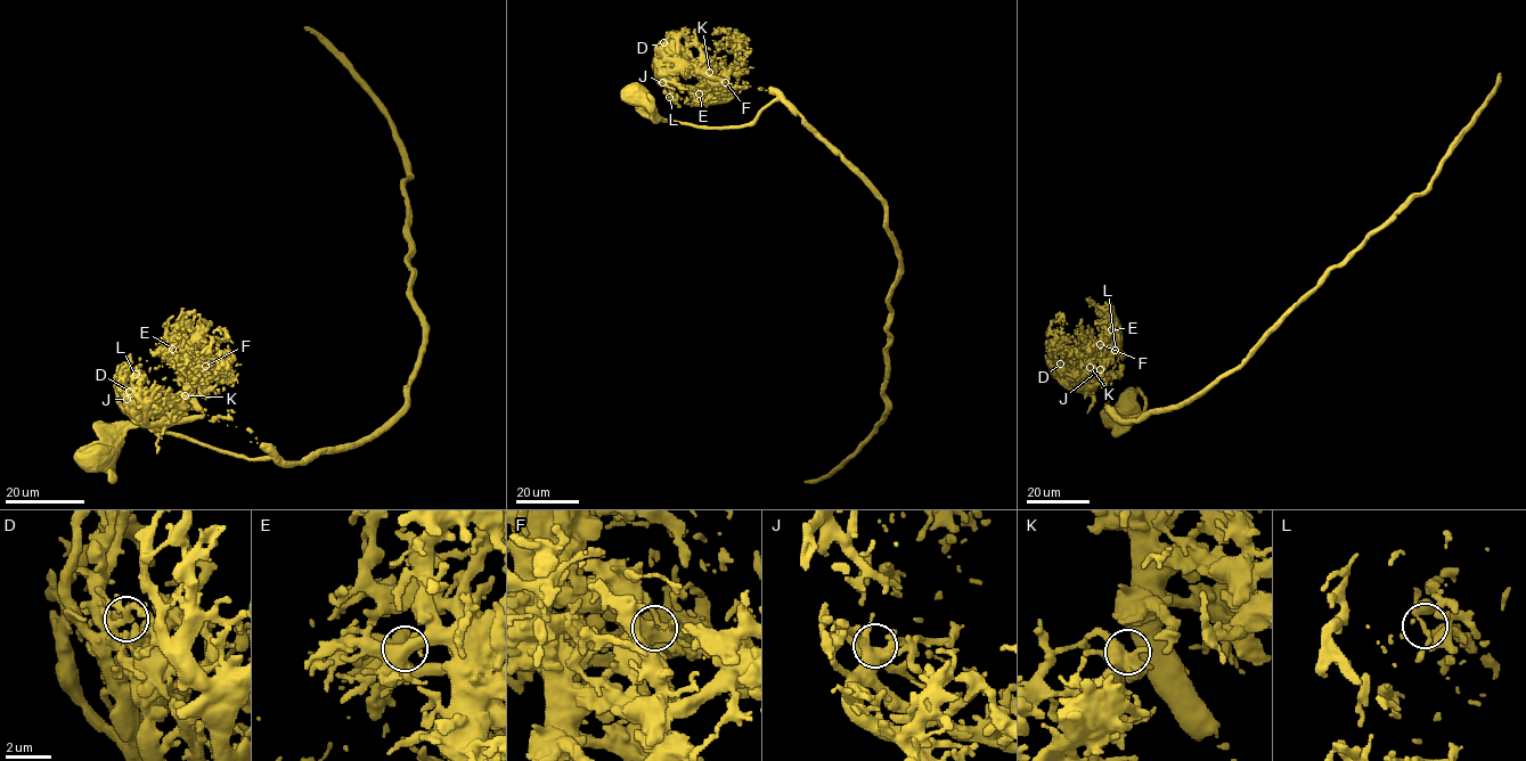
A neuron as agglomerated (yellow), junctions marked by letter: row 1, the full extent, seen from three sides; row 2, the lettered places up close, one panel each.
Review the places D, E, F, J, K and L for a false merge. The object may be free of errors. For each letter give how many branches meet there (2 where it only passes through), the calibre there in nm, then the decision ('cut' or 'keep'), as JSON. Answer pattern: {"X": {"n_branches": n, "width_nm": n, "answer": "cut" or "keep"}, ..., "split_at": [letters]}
{"D": {"n_branches": 5, "width_nm": 260, "answer": "keep"}, "E": {"n_branches": 5, "width_nm": 440, "answer": "keep"}, "F": {"n_branches": 4, "width_nm": 460, "answer": "keep"}, "J": {"n_branches": 7, "width_nm": 550, "answer": "keep"}, "K": {"n_branches": 6, "width_nm": 600, "answer": "keep"}, "L": {"n_branches": 5, "width_nm": 200, "answer": "keep"}, "split_at": []}

